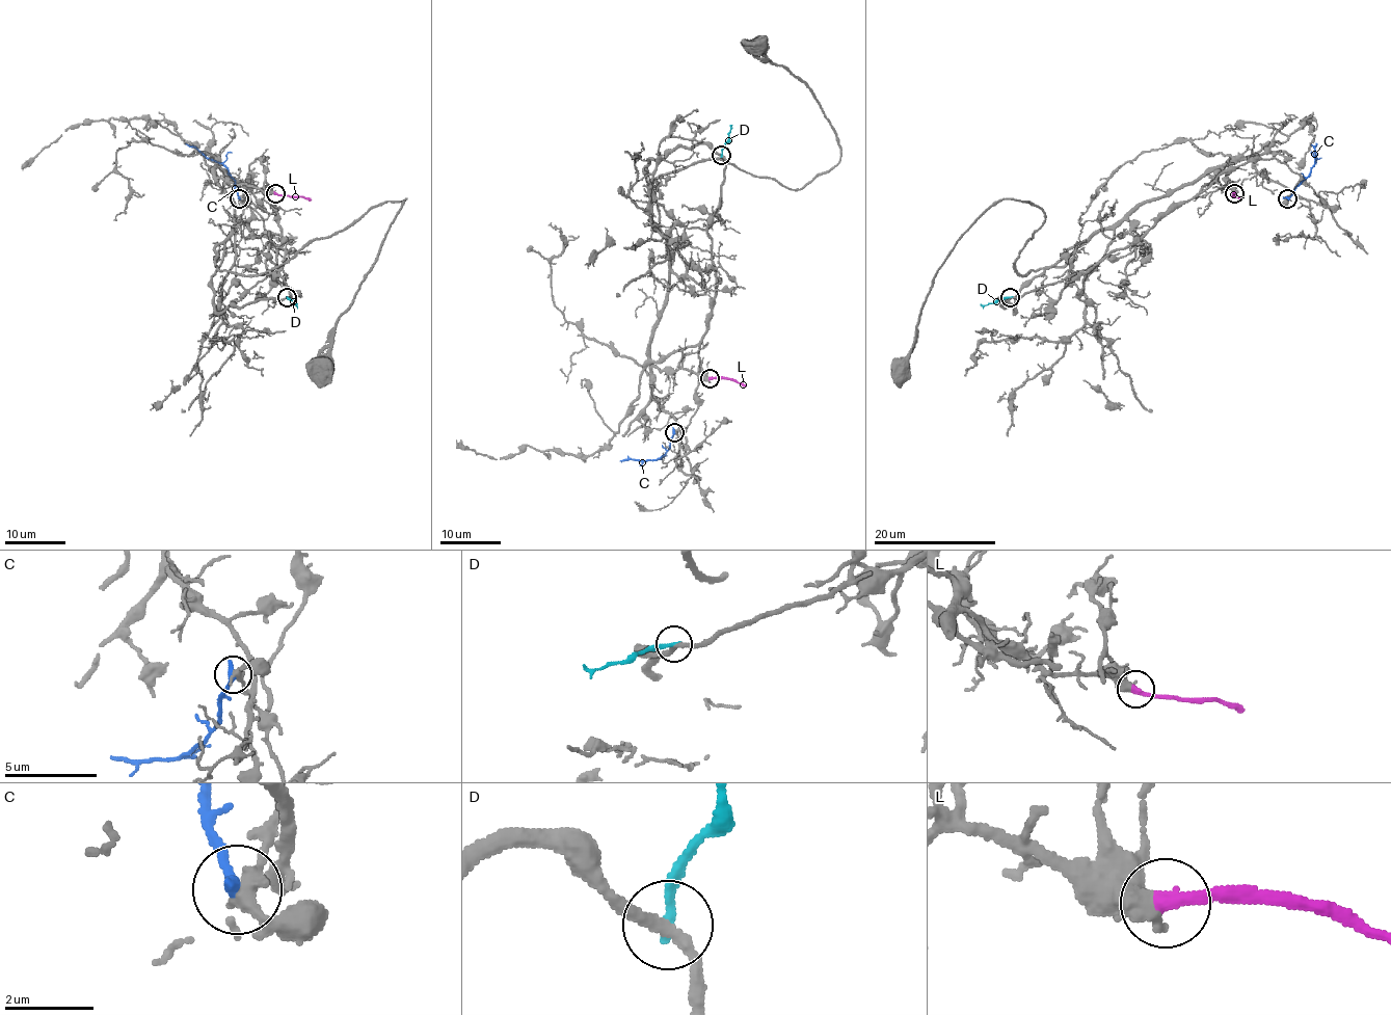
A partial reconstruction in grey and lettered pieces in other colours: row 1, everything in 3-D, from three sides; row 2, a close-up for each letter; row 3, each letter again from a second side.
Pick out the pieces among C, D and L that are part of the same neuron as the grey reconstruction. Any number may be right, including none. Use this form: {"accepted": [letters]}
{"accepted": ["L"]}

